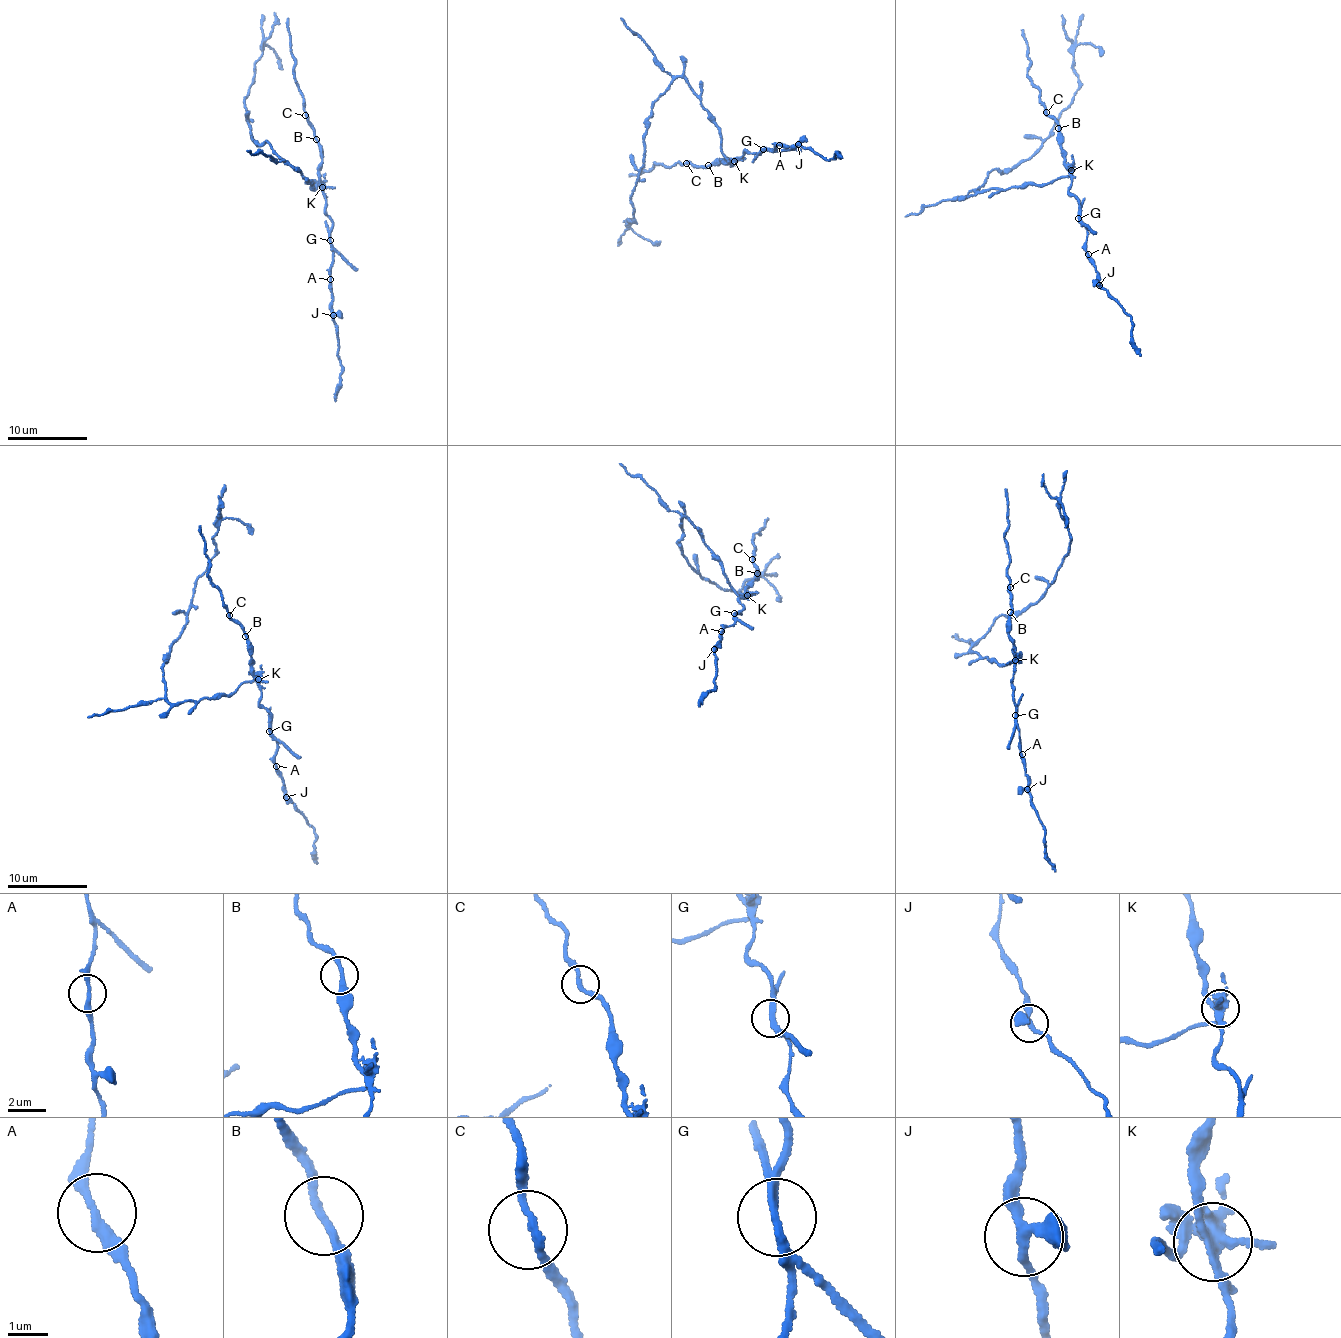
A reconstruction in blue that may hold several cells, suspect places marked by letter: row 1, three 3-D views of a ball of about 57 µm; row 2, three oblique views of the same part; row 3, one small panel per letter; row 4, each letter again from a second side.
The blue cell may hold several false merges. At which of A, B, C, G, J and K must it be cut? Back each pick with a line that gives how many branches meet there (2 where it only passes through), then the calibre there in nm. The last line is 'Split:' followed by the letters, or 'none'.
G: 2 | 240 nm
K: 6 | 320 nm
Split: G, K

